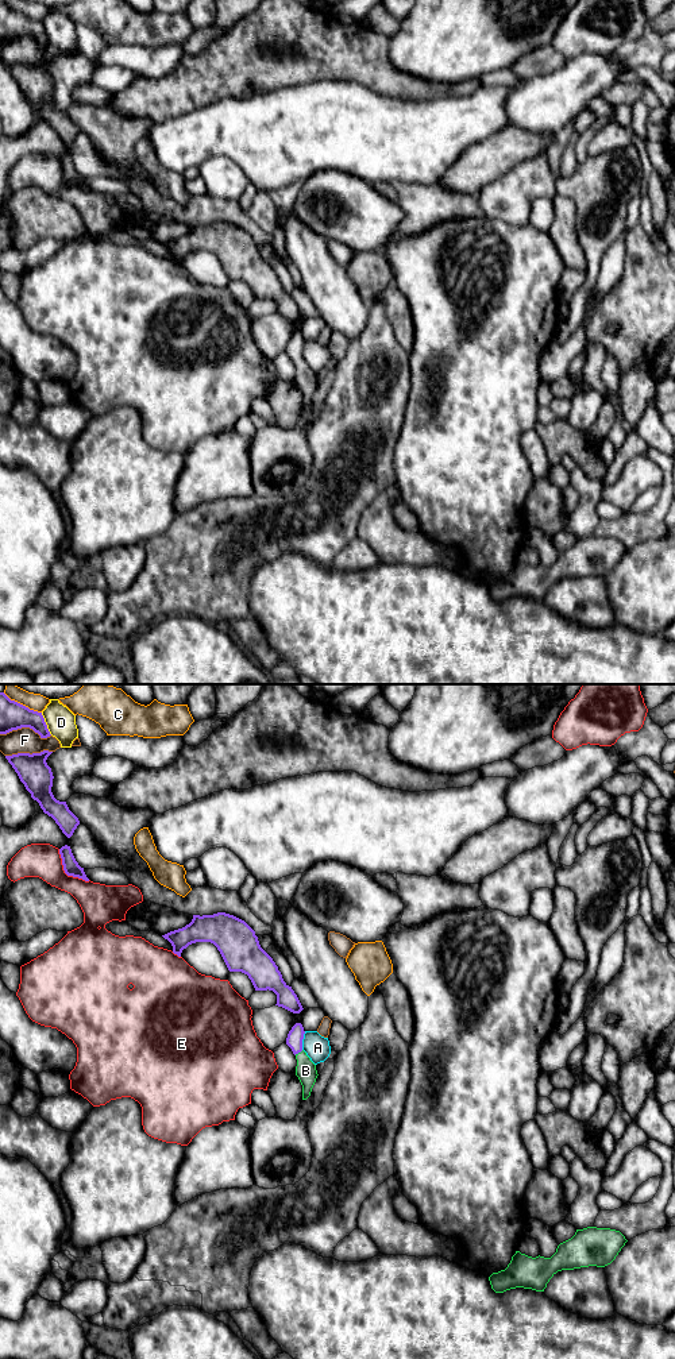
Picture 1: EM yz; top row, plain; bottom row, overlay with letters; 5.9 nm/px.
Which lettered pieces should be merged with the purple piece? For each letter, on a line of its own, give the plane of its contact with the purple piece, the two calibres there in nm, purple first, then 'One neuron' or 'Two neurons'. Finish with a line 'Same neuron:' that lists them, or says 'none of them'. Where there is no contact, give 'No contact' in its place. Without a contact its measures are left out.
A: Touches purple in yz. Thickness 100 nm (purple) against 150 nm. Two neurons
B: Touches purple in yz. Thickness 100 nm (purple) against 120 nm. Two neurons
C: Touches purple in yz. Thickness 160 nm (purple) against 110 nm. Two neurons
D: Touches purple in yz. Thickness 160 nm (purple) against 180 nm. Two neurons
E: Touches purple in yz. Thickness 90 nm (purple) against 220 nm. Two neurons
F: Touches purple in yz. Thickness 160 nm (purple) against 150 nm. Two neurons
Same neuron: none of them

